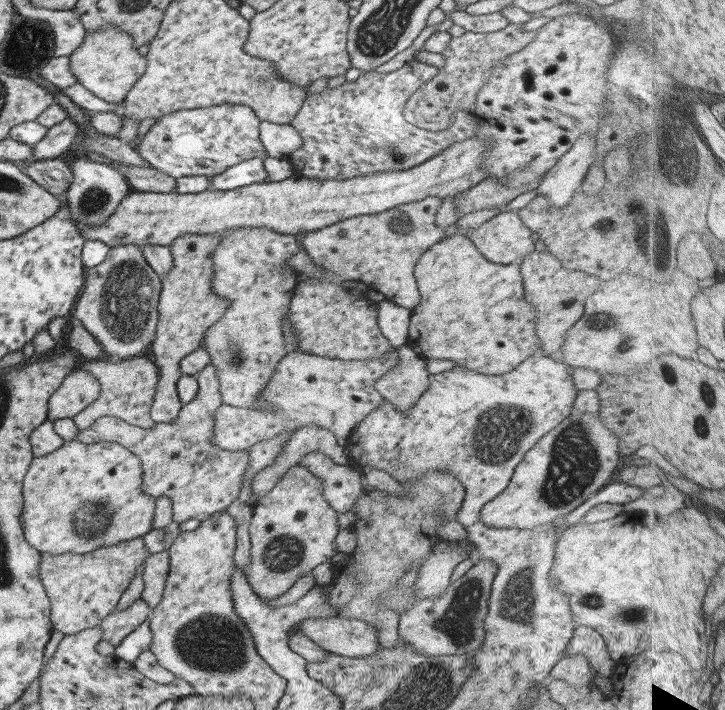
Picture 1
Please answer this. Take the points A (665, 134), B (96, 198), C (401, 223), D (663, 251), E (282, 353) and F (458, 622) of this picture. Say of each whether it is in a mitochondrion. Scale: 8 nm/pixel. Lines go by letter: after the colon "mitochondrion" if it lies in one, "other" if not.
A: mitochondrion
B: mitochondrion
C: mitochondrion
D: other
E: other
F: mitochondrion

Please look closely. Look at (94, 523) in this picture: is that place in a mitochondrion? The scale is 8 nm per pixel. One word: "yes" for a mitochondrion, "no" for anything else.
yes

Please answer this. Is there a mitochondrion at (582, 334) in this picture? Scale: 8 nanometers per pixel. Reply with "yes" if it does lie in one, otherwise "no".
no

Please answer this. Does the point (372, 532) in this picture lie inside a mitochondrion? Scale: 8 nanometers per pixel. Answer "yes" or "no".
no

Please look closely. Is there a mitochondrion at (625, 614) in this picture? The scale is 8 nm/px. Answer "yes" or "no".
yes

